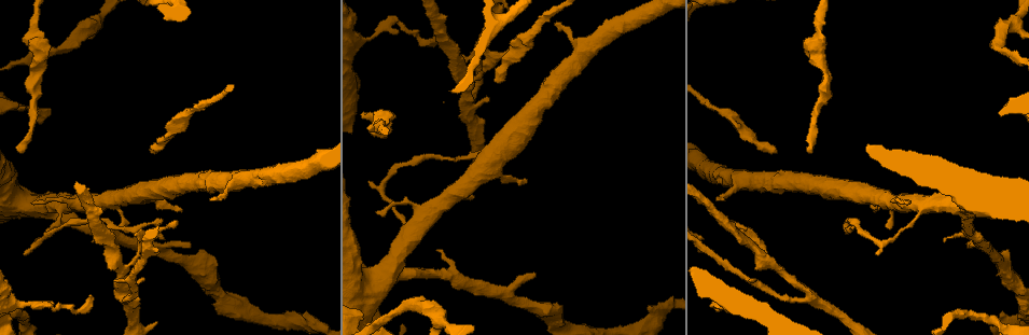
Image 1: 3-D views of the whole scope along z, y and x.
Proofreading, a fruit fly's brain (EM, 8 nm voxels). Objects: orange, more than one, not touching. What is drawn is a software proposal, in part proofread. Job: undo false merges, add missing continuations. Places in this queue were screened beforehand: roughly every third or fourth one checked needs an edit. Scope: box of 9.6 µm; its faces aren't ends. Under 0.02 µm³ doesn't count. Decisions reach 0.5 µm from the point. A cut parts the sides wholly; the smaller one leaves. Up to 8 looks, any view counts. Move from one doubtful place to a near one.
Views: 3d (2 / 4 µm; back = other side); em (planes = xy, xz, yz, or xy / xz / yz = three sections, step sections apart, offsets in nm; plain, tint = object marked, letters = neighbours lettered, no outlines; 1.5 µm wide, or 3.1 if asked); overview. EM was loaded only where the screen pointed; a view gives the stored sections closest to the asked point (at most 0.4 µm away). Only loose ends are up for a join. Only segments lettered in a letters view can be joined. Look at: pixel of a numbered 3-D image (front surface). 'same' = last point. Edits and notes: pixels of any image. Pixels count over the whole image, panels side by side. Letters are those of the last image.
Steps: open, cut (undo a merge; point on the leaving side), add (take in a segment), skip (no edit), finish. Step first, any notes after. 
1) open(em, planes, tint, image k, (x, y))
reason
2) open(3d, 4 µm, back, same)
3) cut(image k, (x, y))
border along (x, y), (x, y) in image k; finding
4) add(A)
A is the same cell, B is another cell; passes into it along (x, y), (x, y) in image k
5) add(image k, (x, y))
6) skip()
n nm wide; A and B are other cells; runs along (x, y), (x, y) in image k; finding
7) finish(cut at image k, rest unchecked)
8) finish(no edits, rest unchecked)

open(em, planes, letters, image 1, (994, 318))
thick turns thin

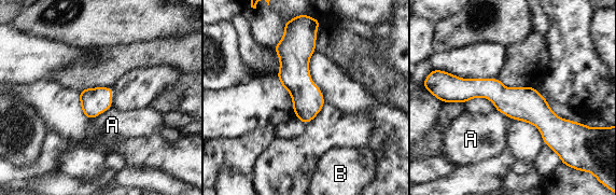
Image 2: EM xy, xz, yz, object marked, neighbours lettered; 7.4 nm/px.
skip()
A touches over 190 nm; A and B are other cells; runs along (461, 91), (582, 127) in image 2; all the same neuron

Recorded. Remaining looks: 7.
open(em, planes, letters, image 1, (811, 298))
three arms meet

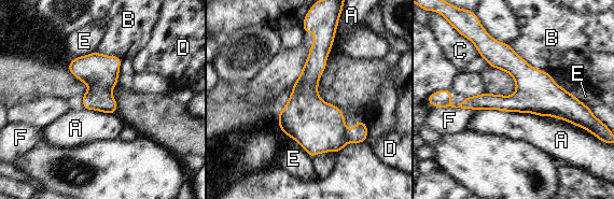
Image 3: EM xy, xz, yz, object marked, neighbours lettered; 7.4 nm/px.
skip()
A, B, C, D, E and F are other cells; border along (477, 109), (550, 115), (598, 139) in image 3; all the same neuron

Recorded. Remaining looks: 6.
open(em, xy, step 8, letters, image 1, (812, 152))
branch stops here

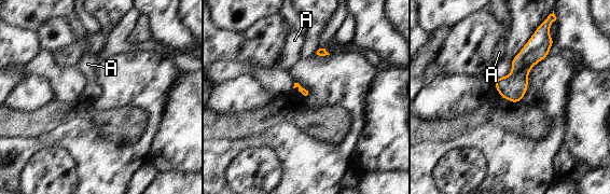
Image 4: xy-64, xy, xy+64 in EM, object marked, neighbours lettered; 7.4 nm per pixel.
open(em, planes, letters, same)
cut it another way

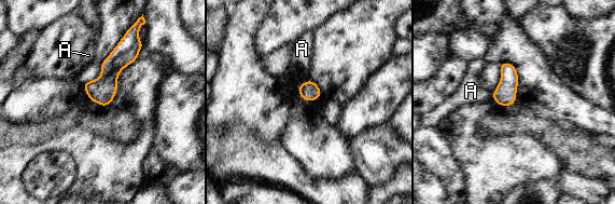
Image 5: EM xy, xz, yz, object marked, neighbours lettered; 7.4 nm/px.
skip()
A touches over 30 nm; A is another cell; border along (491, 94), (492, 97) in image 5; no lettered segment goes on from it

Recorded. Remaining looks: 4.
finish(no edits, rest unchecked)

